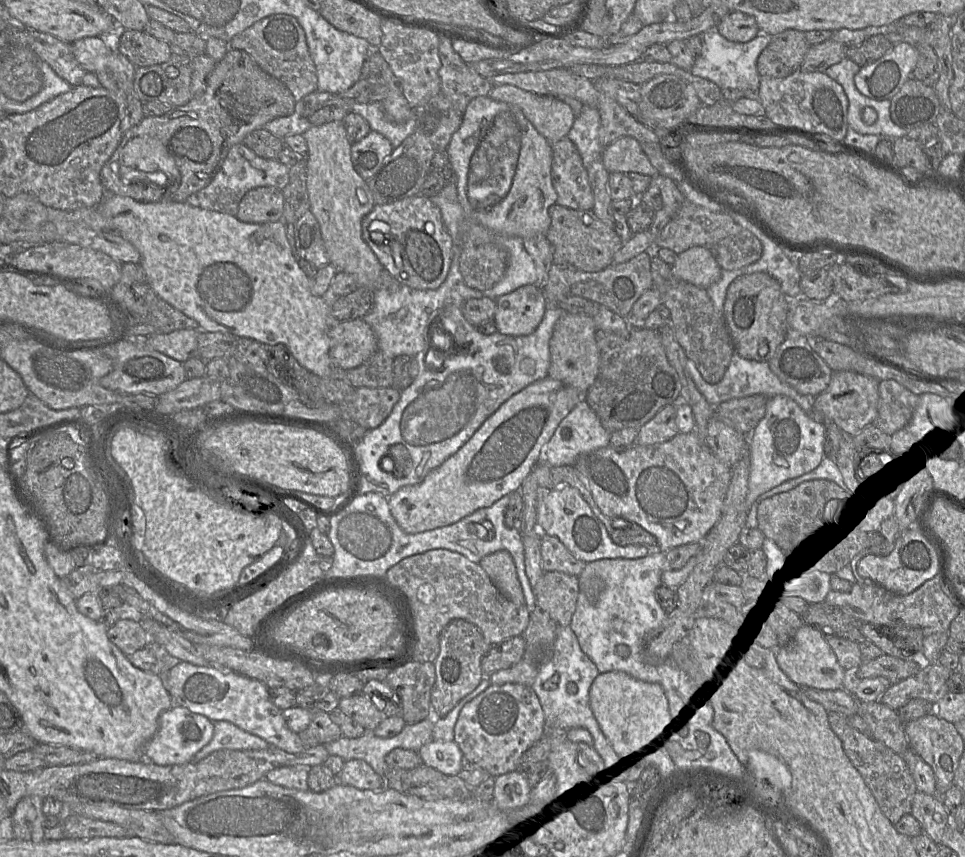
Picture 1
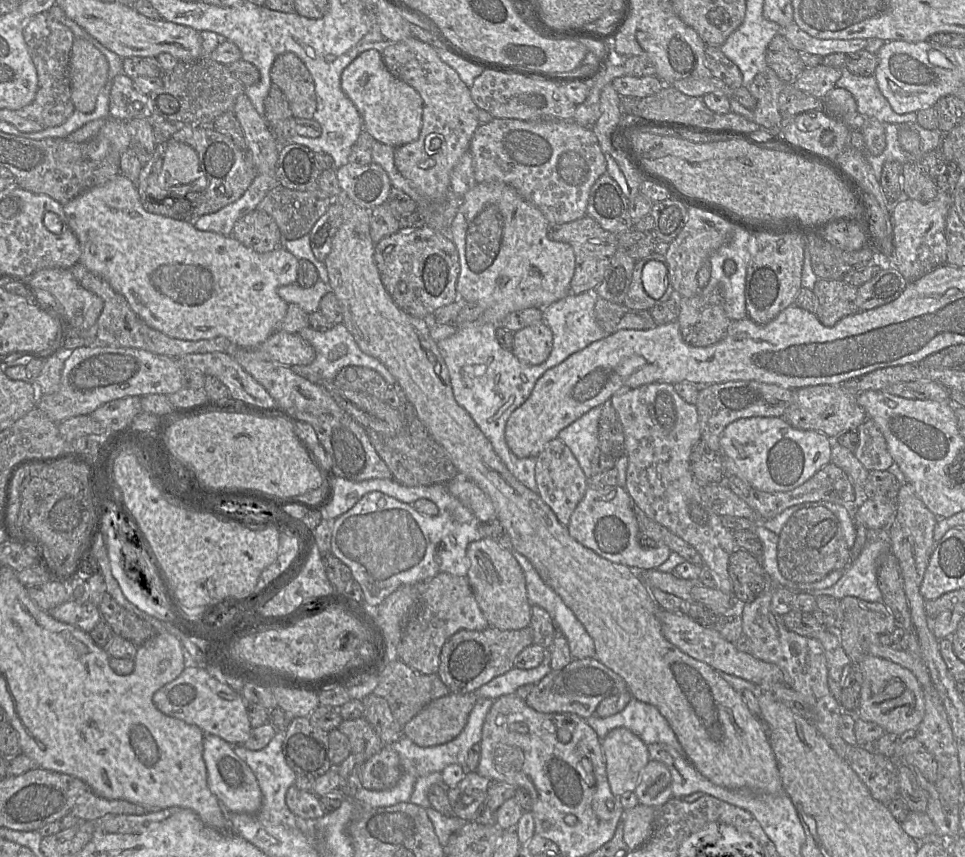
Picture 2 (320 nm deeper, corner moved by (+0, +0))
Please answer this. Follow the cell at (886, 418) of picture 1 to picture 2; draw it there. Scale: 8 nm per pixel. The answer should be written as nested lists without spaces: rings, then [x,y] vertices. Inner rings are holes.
[[[867,418],[857,429],[859,445],[854,451],[856,458],[868,470],[884,471],[894,462],[886,440],[876,423]]]

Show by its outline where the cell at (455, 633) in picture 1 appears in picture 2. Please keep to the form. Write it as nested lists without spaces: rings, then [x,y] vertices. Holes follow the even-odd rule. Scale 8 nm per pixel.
[[[490,625],[483,630],[459,630],[443,645],[437,674],[451,693],[474,693],[493,678],[512,669],[517,655],[531,644],[533,633],[529,626],[520,630],[499,630]]]

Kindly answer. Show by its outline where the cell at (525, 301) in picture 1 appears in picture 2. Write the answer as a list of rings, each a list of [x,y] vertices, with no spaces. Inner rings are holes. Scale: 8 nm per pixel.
[[[544,321],[514,332],[513,337],[512,353],[521,362],[539,365],[549,357],[553,335]]]

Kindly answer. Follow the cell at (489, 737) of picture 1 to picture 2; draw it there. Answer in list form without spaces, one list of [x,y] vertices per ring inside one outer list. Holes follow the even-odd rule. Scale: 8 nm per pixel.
[[[595,657],[572,659],[564,668],[550,671],[535,684],[525,701],[539,712],[574,713],[586,720],[595,713],[603,699],[627,689],[626,682]]]

